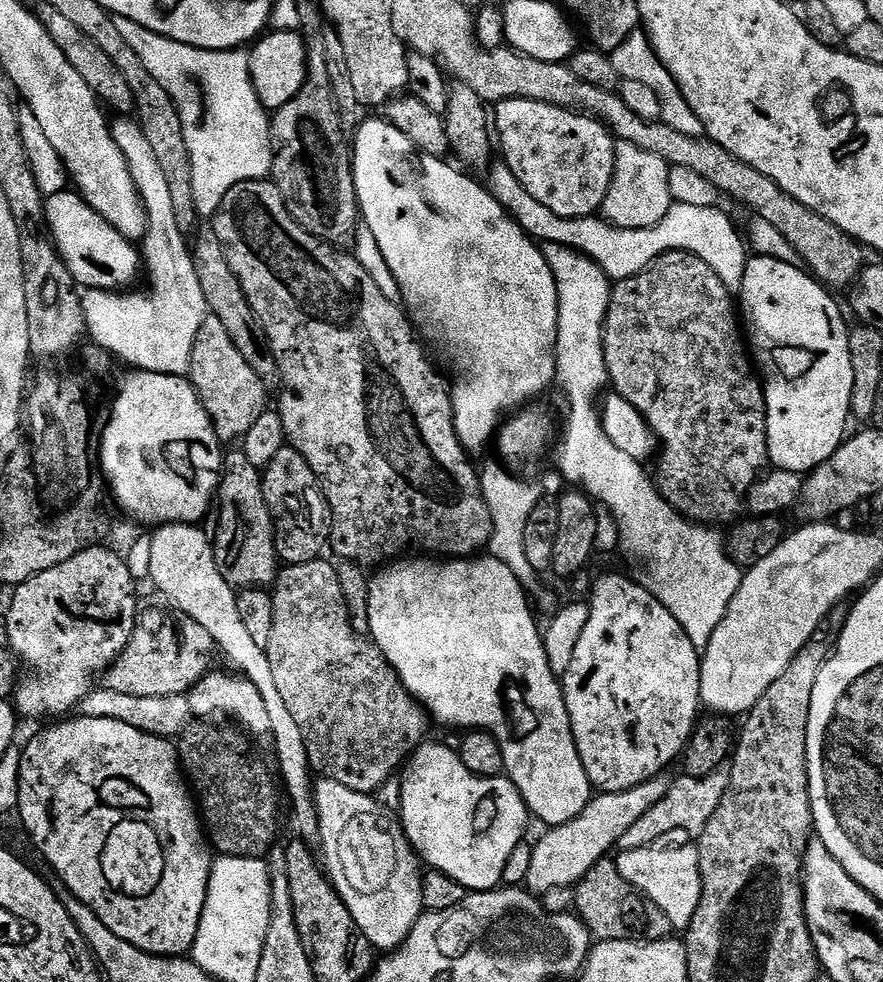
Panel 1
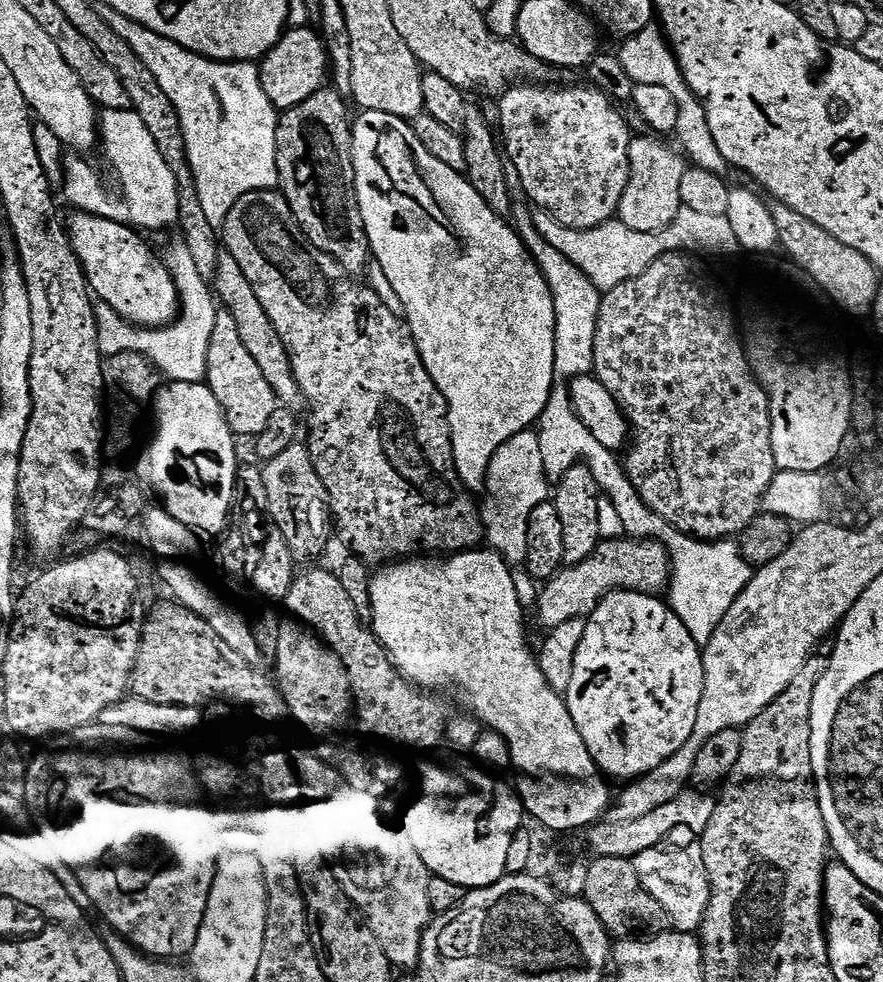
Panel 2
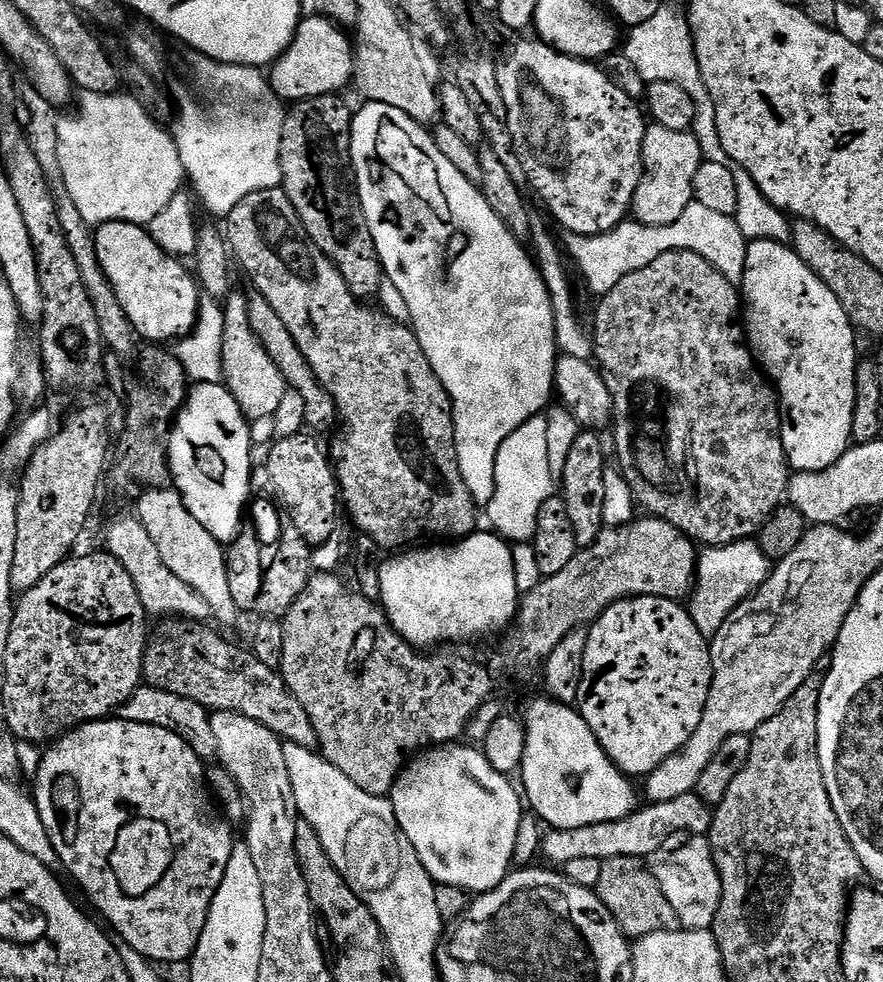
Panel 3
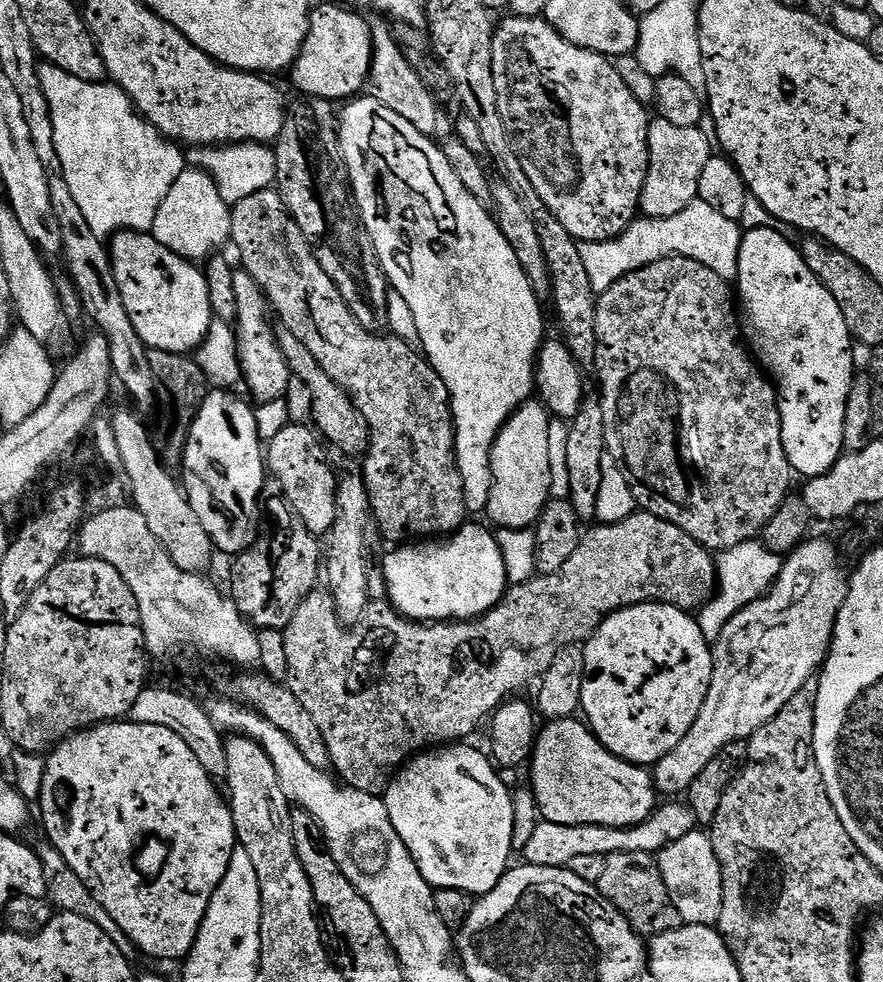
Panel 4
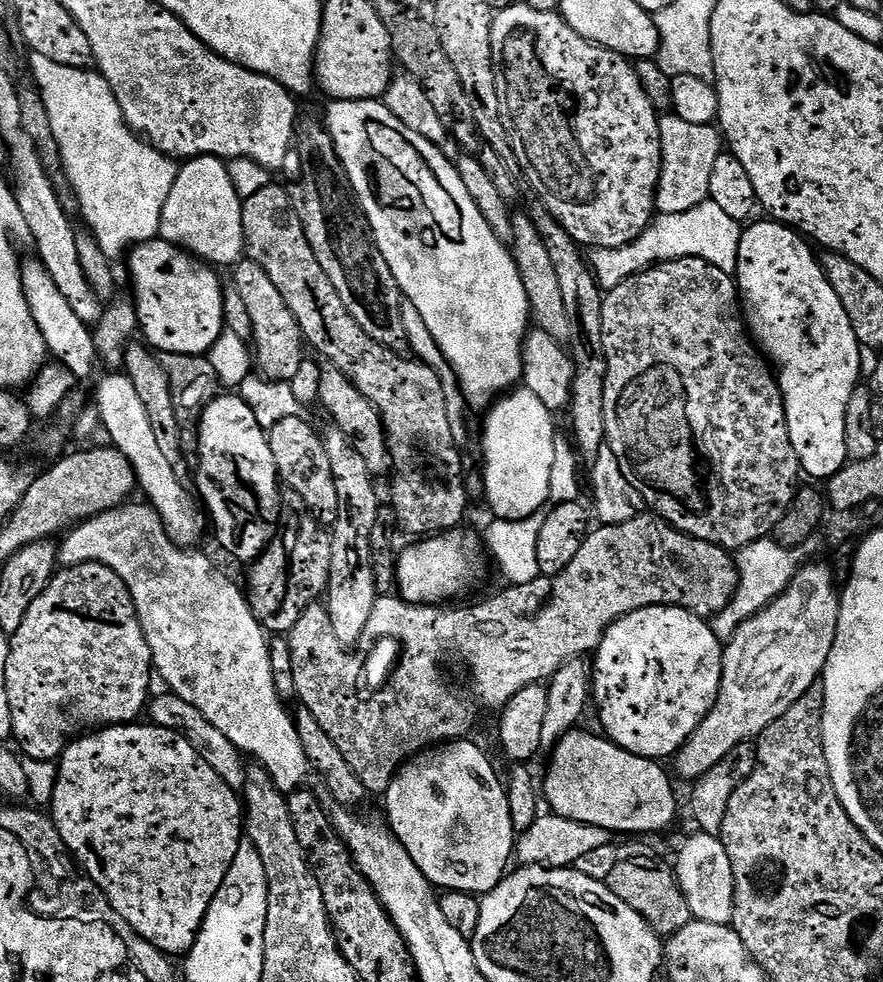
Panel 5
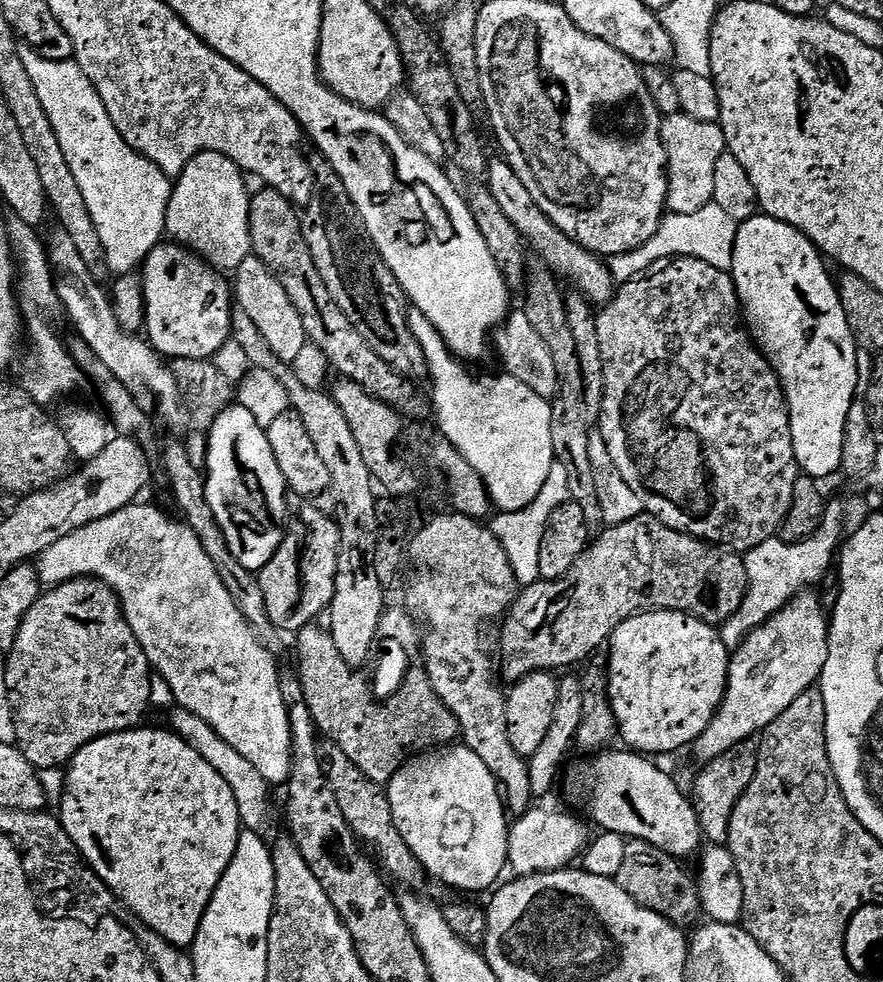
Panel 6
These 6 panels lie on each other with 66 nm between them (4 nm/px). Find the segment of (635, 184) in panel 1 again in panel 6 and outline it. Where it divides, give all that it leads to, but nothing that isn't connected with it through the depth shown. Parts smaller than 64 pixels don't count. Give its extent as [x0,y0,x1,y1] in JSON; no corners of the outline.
[660,112,726,215]

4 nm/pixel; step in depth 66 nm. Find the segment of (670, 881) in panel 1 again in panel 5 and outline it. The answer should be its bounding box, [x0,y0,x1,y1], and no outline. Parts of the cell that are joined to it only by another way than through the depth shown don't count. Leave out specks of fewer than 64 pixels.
[674,831,734,925]

